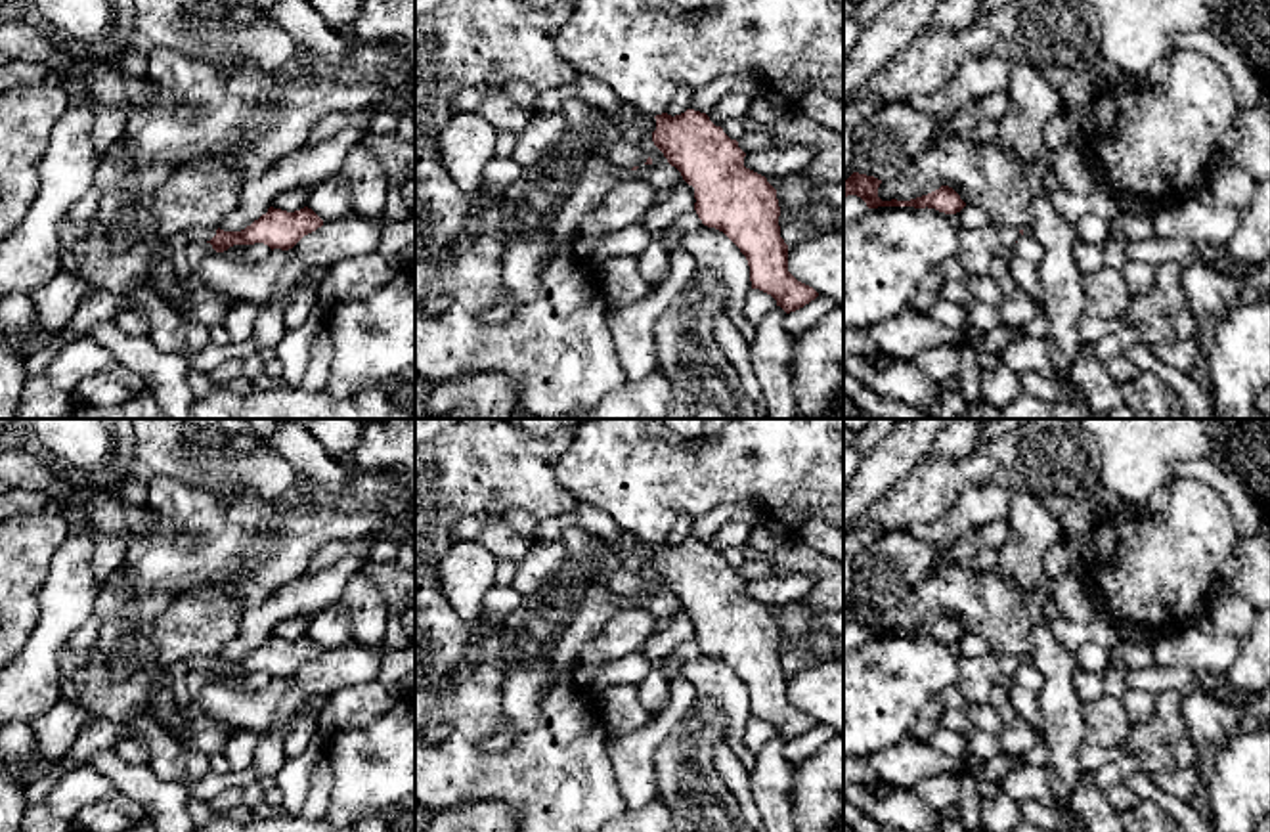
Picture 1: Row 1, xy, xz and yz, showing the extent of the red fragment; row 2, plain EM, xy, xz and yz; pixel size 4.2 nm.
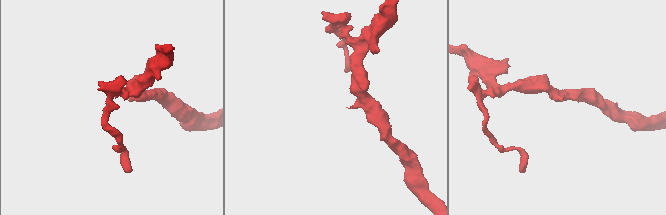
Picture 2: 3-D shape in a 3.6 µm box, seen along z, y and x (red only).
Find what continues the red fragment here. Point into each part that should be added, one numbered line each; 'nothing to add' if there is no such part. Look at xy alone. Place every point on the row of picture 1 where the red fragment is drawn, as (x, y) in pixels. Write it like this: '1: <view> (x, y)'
1: xy (196, 234)

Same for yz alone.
1: yz (976, 247)

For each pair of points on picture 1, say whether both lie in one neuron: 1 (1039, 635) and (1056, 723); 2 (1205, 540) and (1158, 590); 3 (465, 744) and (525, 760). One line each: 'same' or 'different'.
1: same
2: same
3: same

